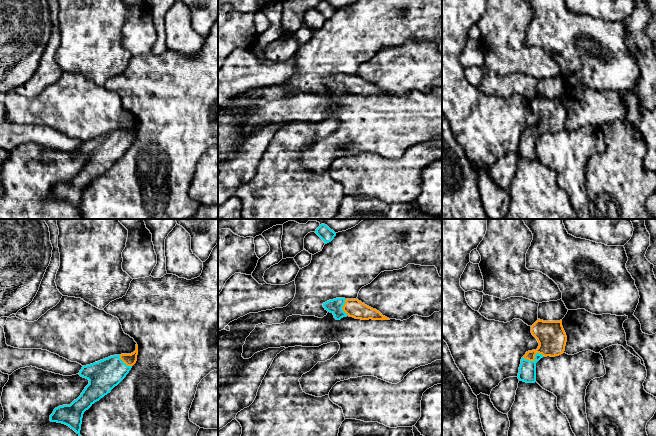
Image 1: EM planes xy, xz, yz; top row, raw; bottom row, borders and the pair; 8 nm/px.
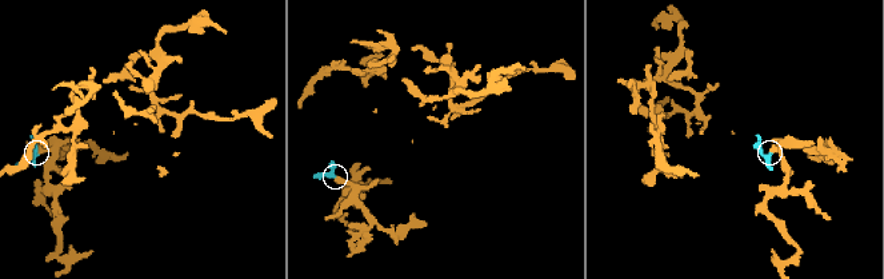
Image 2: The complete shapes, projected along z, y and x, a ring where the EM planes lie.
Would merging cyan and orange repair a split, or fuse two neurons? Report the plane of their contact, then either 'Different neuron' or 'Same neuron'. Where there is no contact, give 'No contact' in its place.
Touches cyan in yz. Same neuron

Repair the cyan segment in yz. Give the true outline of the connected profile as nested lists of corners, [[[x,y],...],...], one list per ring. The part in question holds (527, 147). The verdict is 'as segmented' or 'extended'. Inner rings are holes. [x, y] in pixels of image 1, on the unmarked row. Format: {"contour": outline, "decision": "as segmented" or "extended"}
{"contour": [[[538,95],[531,102],[531,109],[537,115],[539,122],[536,126],[528,127],[521,135],[518,155],[526,159],[536,158],[536,139],[543,133],[555,133],[564,129],[567,112],[560,97],[543,97]]], "decision": "extended"}

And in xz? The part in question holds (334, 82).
{"contour": [[[336,74],[323,79],[323,83],[332,89],[336,96],[347,92],[361,96],[390,96],[358,75]]], "decision": "extended"}

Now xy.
{"contour": [[[136,120],[136,126],[131,130],[114,131],[93,140],[83,142],[79,148],[79,151],[88,155],[89,160],[85,163],[81,171],[70,181],[63,181],[55,184],[53,189],[50,191],[50,197],[69,202],[79,211],[79,214],[82,217],[80,206],[84,188],[88,186],[95,178],[110,169],[111,166],[126,153],[132,142],[136,139],[137,131],[138,121]]], "decision": "extended"}

